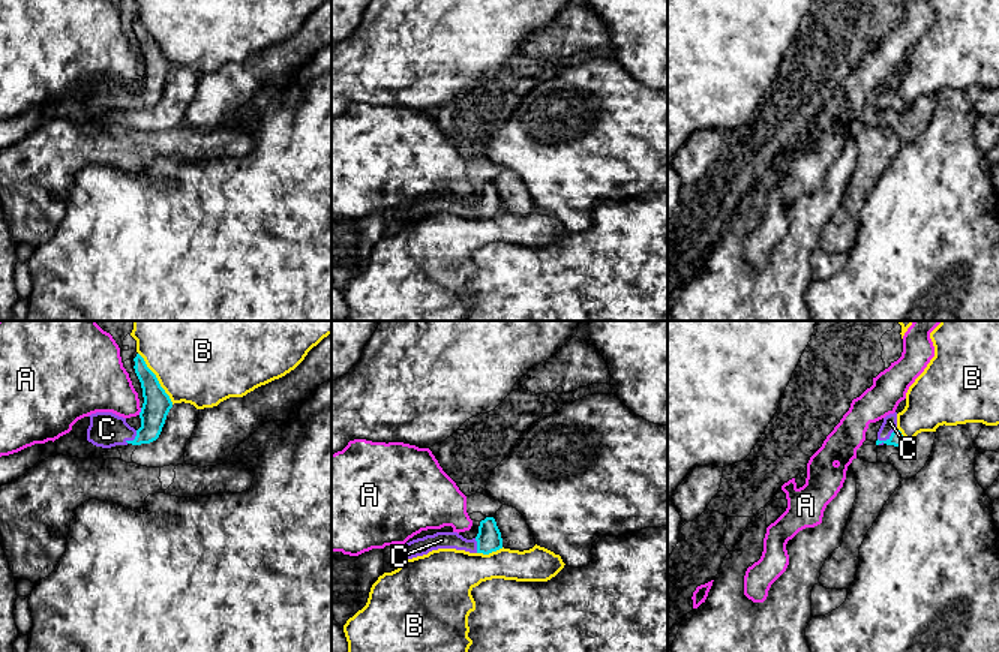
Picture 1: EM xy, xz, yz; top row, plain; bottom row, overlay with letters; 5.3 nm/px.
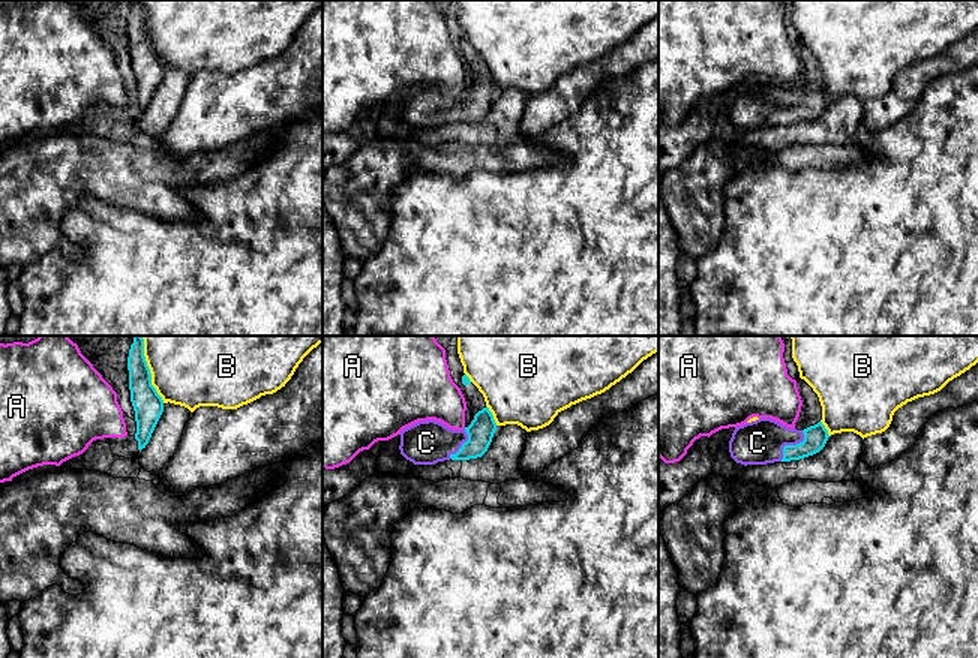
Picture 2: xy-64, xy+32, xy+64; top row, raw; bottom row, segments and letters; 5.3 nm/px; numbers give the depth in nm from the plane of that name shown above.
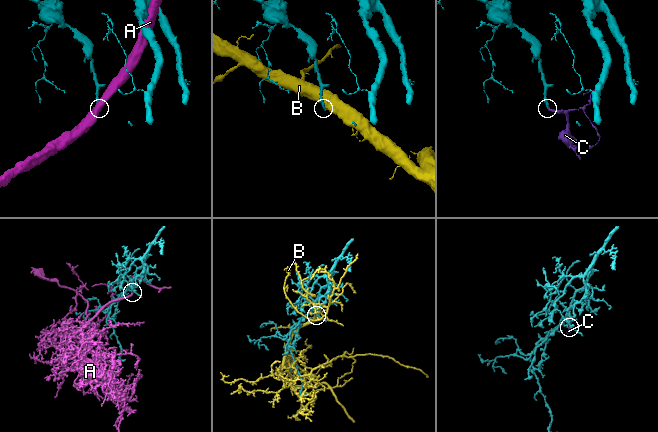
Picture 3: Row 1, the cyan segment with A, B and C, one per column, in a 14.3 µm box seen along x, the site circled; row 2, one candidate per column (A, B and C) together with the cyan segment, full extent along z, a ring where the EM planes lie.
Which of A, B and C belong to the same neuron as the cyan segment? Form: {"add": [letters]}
{"add": ["C"]}

